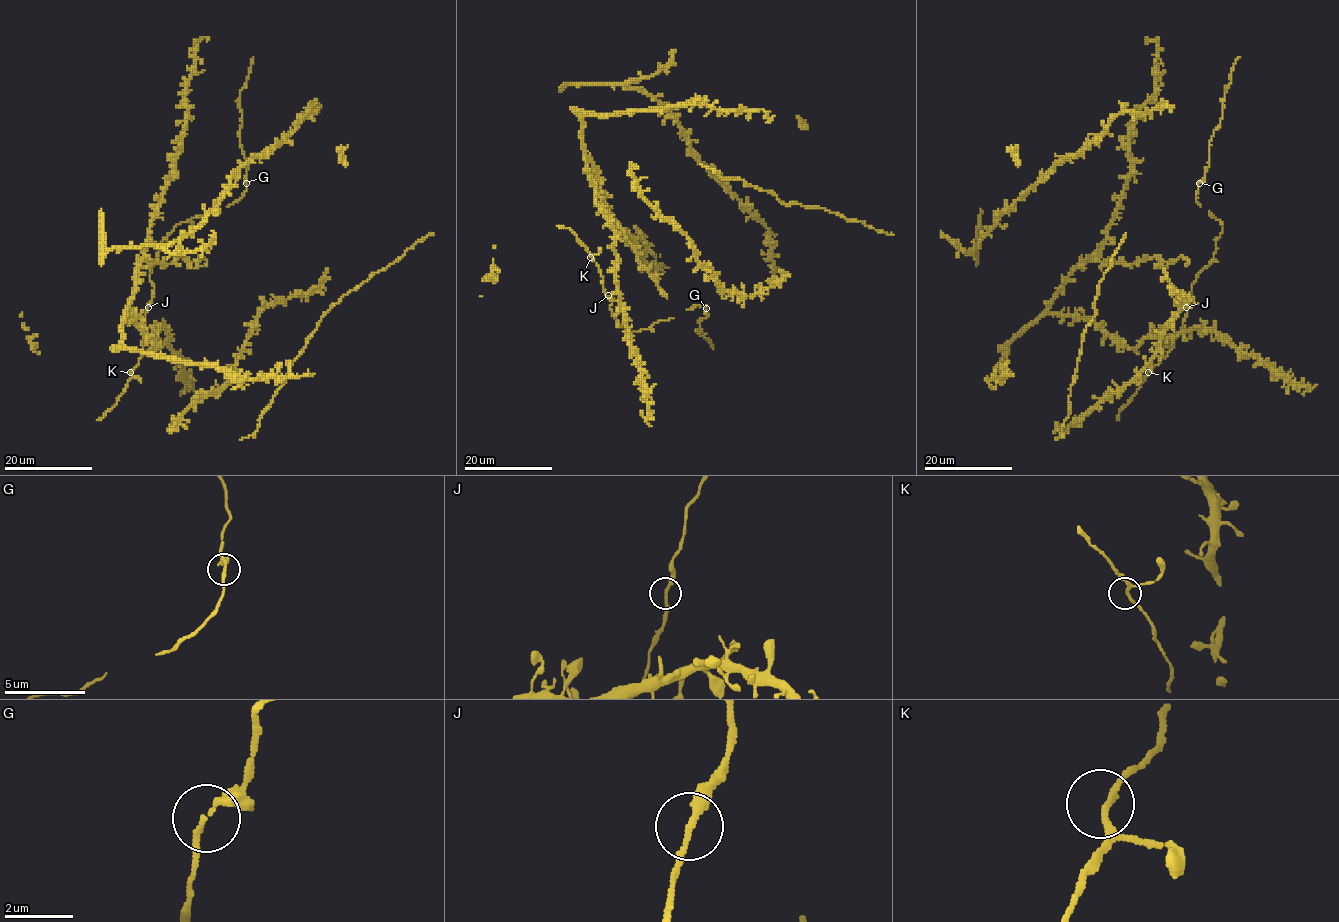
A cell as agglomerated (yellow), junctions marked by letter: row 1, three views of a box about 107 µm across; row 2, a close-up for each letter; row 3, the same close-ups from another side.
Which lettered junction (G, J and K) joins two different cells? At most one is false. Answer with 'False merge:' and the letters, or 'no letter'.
False merge: no letter

